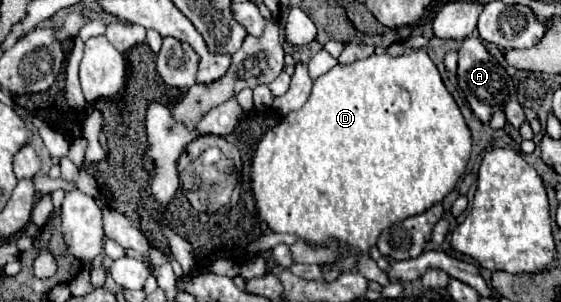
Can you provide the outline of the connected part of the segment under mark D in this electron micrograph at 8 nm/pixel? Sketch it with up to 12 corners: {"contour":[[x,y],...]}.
{"contour":[[425,50],[313,82],[261,138],[273,232],[343,240],[439,204],[471,132]]}

